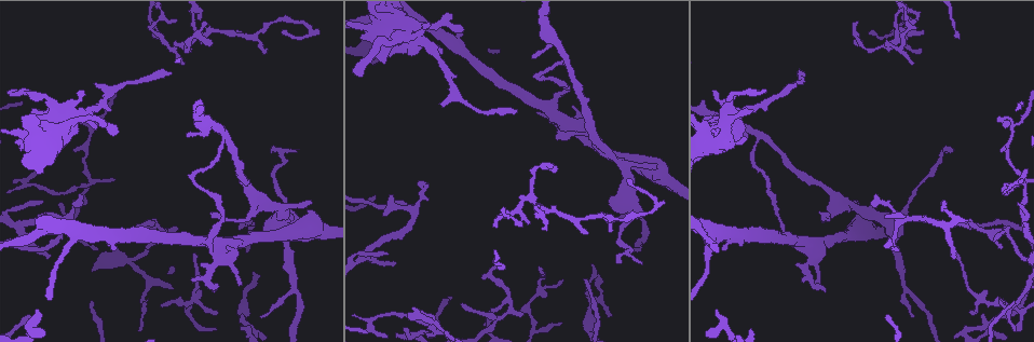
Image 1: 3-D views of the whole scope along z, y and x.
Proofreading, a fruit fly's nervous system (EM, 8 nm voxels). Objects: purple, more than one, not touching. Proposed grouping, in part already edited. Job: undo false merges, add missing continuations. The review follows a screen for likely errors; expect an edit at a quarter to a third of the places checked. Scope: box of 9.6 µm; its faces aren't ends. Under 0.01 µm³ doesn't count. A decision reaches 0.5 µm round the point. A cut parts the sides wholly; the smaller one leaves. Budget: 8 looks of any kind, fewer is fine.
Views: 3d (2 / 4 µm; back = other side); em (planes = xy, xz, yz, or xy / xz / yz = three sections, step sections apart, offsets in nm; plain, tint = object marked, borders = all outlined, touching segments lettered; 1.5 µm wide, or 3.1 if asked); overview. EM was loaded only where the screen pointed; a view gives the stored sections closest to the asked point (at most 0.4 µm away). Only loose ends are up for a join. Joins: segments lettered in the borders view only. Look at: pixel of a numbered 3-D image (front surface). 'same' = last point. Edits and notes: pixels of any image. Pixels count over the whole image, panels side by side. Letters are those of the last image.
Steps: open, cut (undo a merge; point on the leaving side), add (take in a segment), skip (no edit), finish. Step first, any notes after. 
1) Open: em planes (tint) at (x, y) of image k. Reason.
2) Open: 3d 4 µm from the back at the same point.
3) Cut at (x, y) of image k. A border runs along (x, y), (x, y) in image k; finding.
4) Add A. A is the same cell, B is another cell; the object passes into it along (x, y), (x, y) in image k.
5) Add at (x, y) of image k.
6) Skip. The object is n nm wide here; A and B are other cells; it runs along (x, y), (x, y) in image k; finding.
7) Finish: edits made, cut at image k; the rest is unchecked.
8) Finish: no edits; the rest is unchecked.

Open: 3d 2 µm at (912, 315) of image 1. An open end.

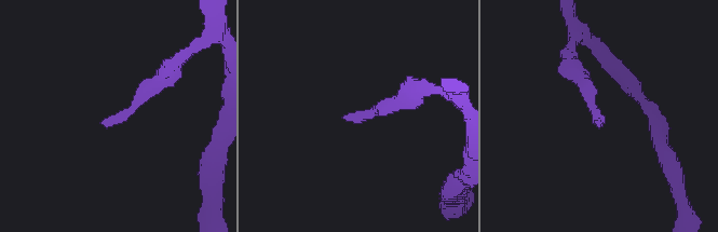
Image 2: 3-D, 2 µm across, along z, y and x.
Open: em xy step 8 (borders) at (101, 124) of image 2. Need the tissue.

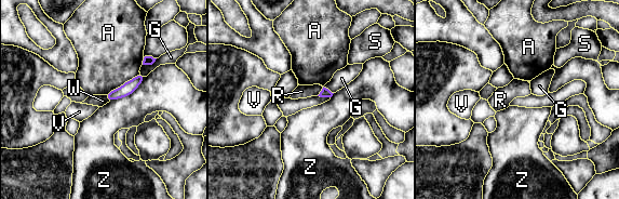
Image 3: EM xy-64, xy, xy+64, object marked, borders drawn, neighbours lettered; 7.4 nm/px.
Skip. A, G, R, S, V, W and Z are other cells; a border runs along (104, 95), (109, 101) in image 3; none of them fits.

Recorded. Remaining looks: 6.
Open: 3d 4 µm at (245, 322) of image 1. Abrupt turn.

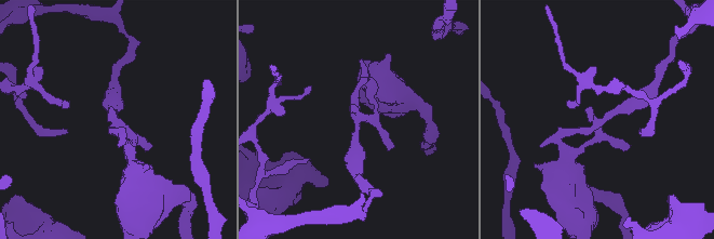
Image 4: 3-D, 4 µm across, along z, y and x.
Open: em planes (tint) at (117, 122) of image 4. Now the EM.

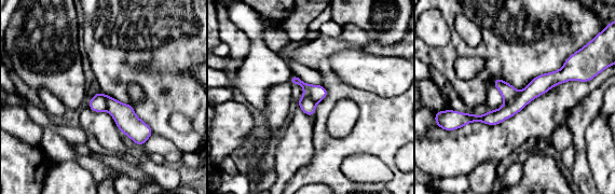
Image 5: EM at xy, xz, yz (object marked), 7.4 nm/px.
Open: em planes (borders) at the same point. See the neighbours.

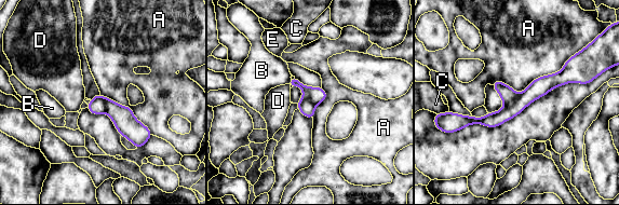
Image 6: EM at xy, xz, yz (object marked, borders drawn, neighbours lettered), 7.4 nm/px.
Cut at (508, 95) of image 6. A, B, C, D and E are other cells; a border runs along (517, 95), (513, 101), (505, 106) in image 6; a second cell is stuck on.

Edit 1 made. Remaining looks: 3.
Open: 3d 4 µm at (154, 225) of image 1. Branch stops here.

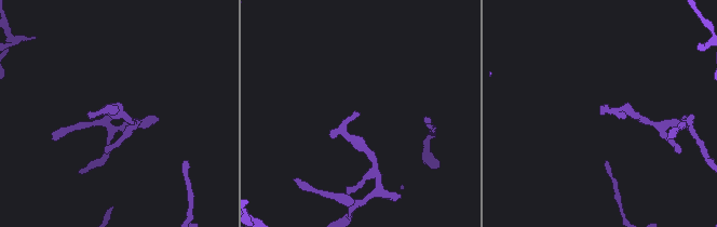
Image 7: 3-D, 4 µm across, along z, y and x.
Open: em planes (borders) at (359, 113) of image 7.

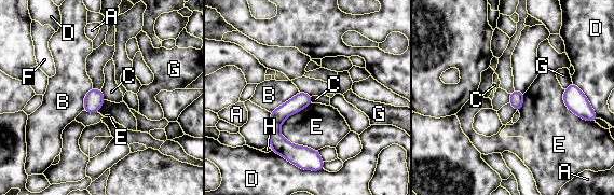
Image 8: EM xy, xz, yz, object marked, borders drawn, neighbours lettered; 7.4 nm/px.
Skip. The longest contact is with D, 420 nm; A, B, C, D, E, F, G and H are other cells; a border runs along (100, 89), (105, 99) in image 8; no lettered segment goes on from it.

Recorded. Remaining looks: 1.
Open: em planes (borders) at (587, 280) of image 1. An open end.

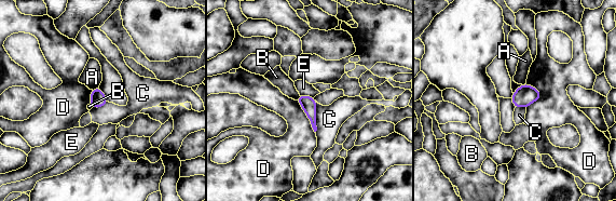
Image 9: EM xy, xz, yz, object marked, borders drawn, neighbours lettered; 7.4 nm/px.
Skip. The object is 110 nm wide here; A, B, C, D and E are other cells; a border runs along (314, 101), (316, 106), (315, 132) in image 9; none of them fits.

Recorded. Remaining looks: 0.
Finish: edits made, cut at image 6; the rest is unchecked.

